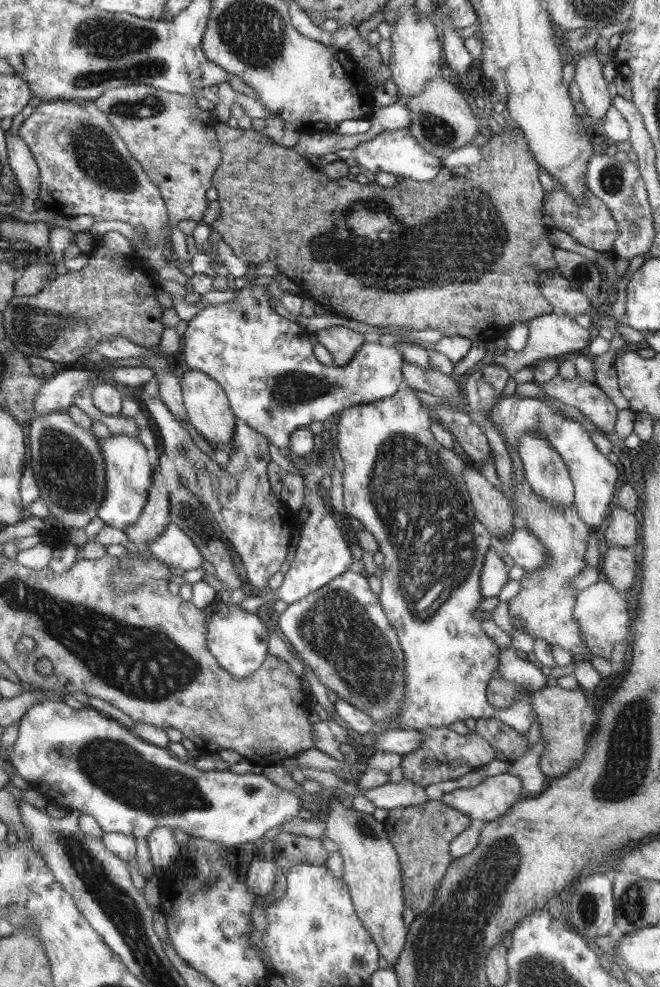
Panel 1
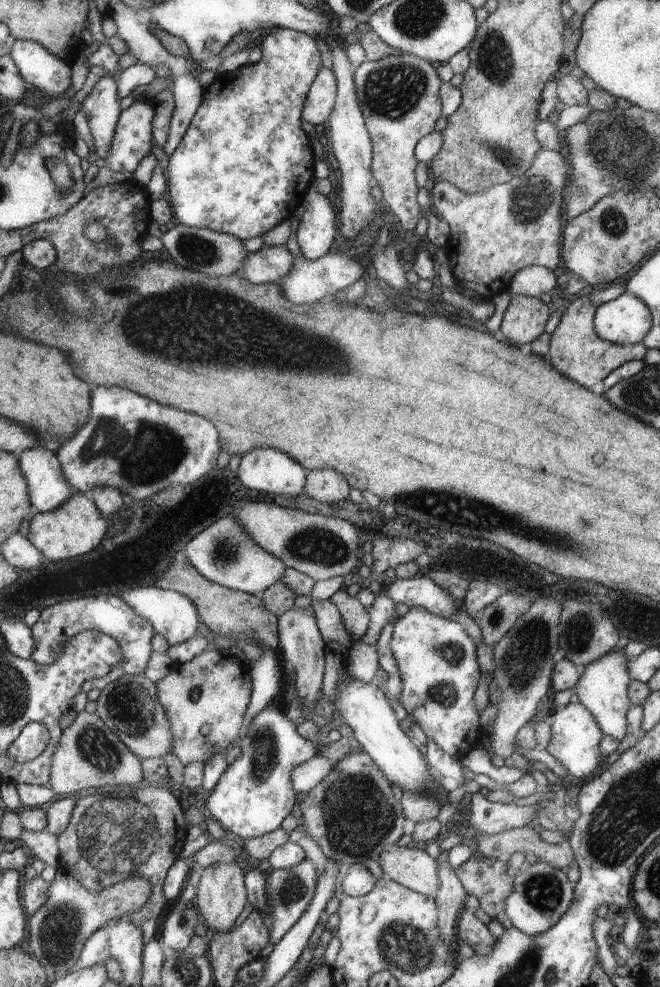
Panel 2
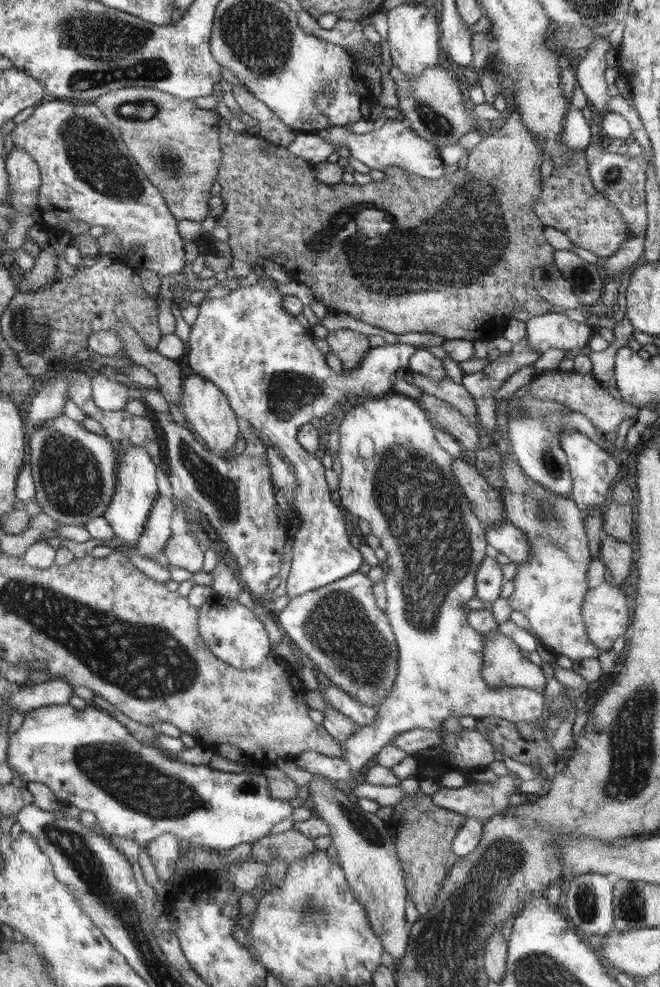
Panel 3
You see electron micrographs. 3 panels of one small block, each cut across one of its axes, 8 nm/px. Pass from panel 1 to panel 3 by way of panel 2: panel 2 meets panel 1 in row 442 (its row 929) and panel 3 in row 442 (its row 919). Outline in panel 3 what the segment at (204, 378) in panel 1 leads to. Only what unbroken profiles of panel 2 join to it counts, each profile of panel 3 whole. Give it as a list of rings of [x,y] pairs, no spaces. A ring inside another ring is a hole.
[[[186,371],[183,378],[183,397],[181,399],[180,411],[184,412],[189,428],[207,448],[214,452],[215,456],[222,457],[230,450],[234,450],[238,440],[238,418],[232,412],[233,408],[228,406],[228,396],[221,388],[210,379],[200,376],[191,371]]]

